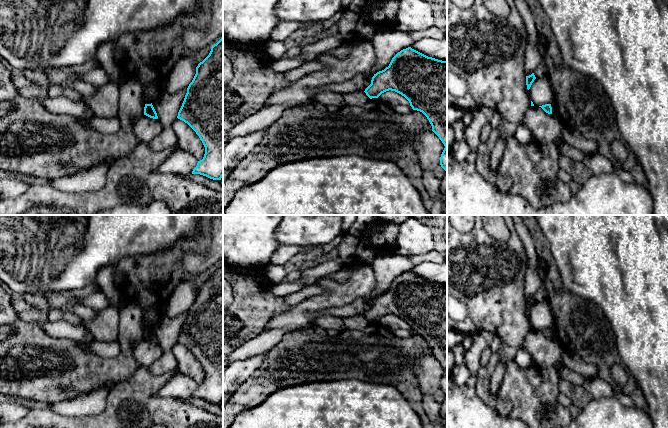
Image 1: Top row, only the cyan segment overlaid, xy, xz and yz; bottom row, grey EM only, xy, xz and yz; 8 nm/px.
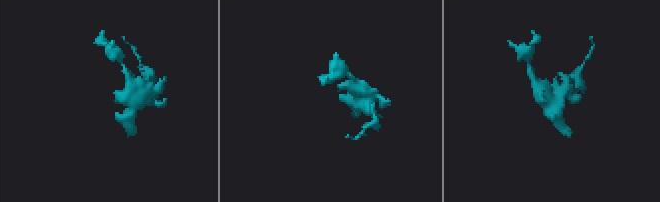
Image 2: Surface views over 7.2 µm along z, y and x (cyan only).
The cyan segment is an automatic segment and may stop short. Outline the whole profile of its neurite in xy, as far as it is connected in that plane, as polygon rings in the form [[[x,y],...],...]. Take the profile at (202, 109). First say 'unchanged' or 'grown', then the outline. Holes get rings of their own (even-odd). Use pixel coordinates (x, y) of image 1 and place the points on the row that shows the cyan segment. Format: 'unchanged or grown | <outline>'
unchanged | [[[223,37],[211,47],[209,55],[196,67],[196,74],[187,88],[177,118],[196,132],[205,147],[204,157],[198,161],[192,174],[221,180],[223,177]]]

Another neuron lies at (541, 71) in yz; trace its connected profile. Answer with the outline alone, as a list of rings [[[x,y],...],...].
[[[542,60],[533,73],[536,79],[539,79],[547,76],[547,70],[548,70],[547,64],[544,60]]]

